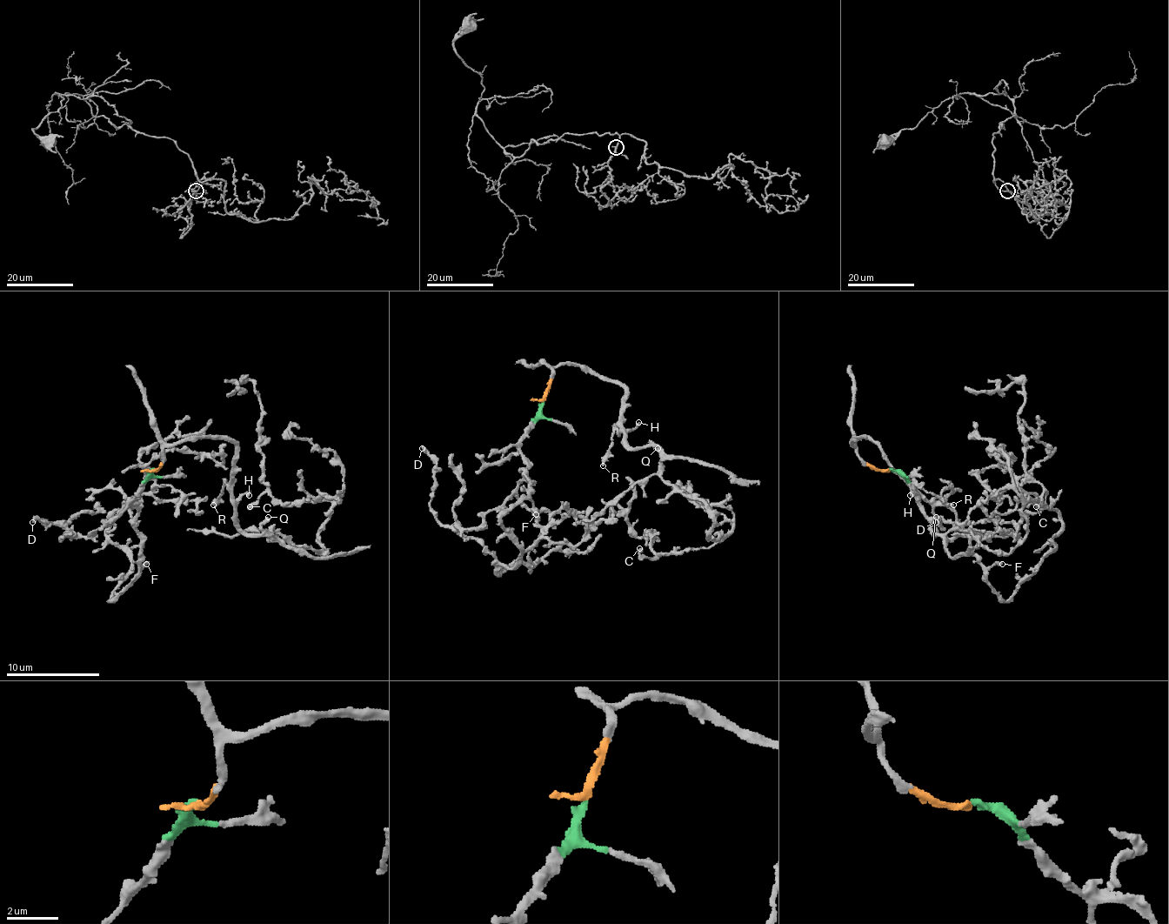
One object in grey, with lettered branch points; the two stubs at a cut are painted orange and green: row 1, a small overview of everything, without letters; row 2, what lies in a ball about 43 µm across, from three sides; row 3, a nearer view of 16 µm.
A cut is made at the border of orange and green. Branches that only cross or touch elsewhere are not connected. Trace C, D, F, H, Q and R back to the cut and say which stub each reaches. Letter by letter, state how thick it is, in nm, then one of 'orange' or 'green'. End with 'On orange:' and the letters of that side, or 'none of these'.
C: 280 nm thick; orange
D: 360 nm thick; green
F: 280 nm thick; green
H: 280 nm thick; orange
Q: 320 nm thick; orange
R: 280 nm thick; orange
On orange: C, H, Q, R

